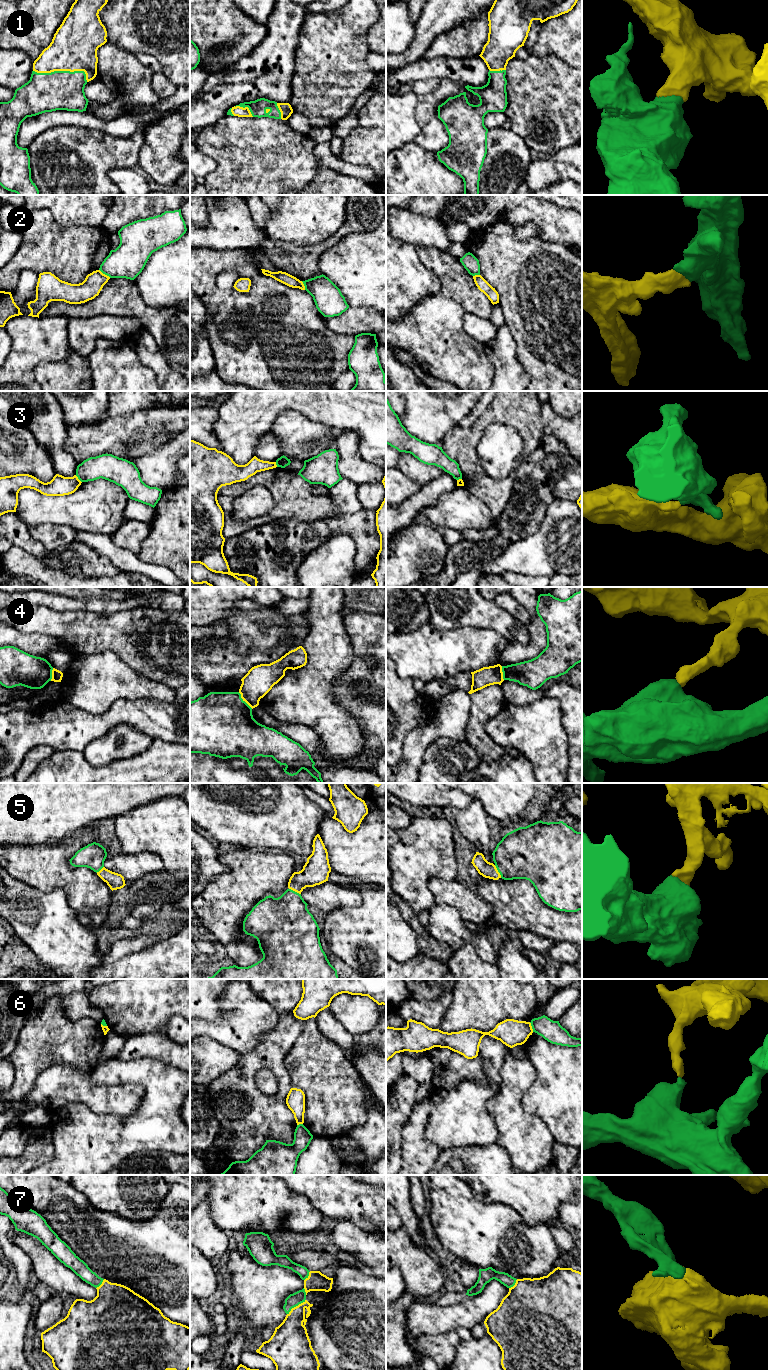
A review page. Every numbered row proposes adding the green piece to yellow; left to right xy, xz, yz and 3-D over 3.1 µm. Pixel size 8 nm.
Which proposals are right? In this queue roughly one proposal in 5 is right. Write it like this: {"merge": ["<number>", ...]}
{"merge": ["1", "5", "7"]}

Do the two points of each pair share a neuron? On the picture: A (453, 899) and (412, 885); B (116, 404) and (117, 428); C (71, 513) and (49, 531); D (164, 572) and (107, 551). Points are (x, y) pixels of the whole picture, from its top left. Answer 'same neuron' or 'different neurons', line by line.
A: different neurons
B: different neurons
C: different neurons
D: same neuron

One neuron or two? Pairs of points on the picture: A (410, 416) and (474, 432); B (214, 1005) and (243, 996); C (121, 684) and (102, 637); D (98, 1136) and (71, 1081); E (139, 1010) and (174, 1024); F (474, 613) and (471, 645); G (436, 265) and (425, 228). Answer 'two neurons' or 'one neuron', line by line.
A: two neurons
B: two neurons
C: two neurons
D: two neurons
E: two neurons
F: two neurons
G: two neurons

